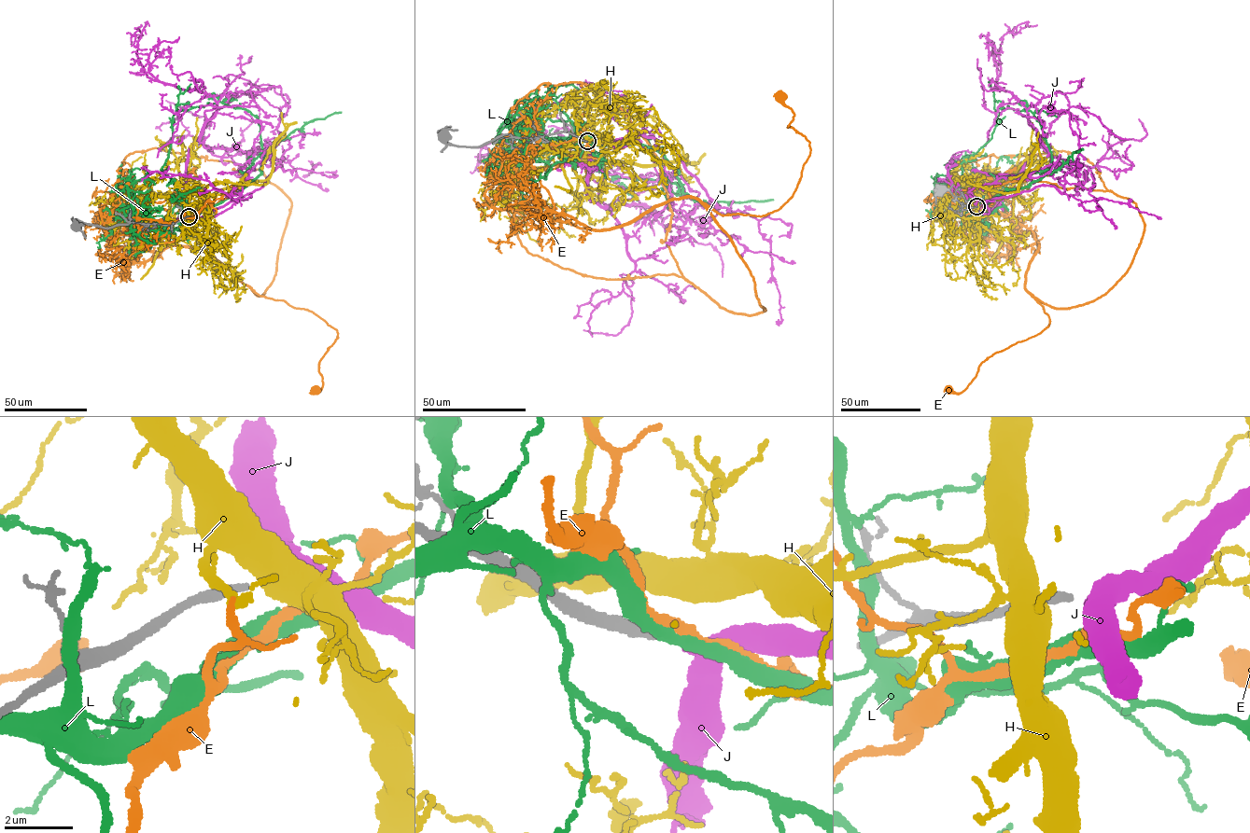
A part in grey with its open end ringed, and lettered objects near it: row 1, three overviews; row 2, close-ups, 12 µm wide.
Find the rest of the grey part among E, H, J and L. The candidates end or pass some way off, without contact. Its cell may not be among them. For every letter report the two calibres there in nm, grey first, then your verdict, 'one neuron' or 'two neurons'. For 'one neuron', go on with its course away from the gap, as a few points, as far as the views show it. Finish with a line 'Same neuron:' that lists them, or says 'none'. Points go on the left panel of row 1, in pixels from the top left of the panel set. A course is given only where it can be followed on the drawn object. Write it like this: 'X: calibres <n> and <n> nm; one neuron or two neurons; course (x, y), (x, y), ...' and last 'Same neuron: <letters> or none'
E: calibres 280 and 280 nm; two neurons
H: calibres 280 and 750 nm; two neurons
J: calibres 280 and 360 nm; one neuron; course (189, 216), (189, 152), (216, 115), (216, 103), (148, 76), (136, 53), (141, 24)
L: calibres 280 and 400 nm; two neurons
Same neuron: J

